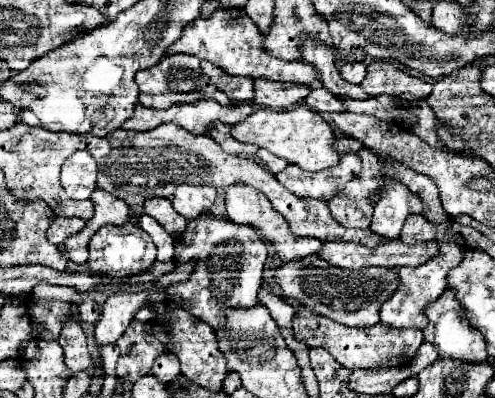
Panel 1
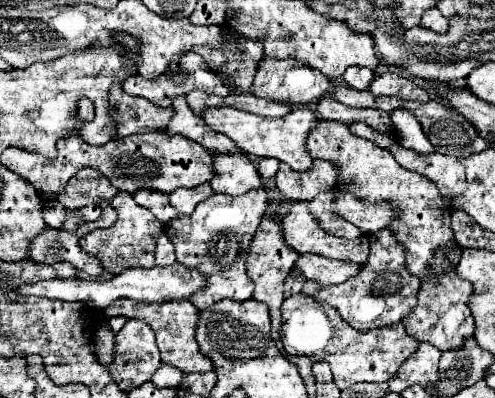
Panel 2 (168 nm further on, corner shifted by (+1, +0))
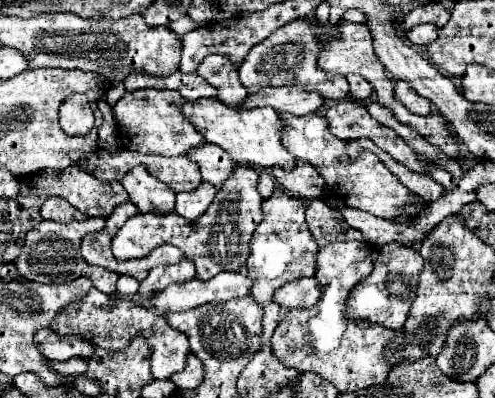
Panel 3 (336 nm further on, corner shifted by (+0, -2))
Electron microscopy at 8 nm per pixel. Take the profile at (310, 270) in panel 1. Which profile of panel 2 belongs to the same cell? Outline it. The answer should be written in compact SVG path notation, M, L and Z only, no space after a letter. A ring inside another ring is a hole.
M381 228L379 232L371 234L371 254L367 264L361 268L357 276L335 286L323 286L319 282L305 280L301 294L311 296L319 304L333 306L341 314L341 318L349 322L349 326L365 332L395 324L401 318L405 318L417 306L419 288L421 288L419 278L407 274L405 250L401 242L395 240L395 234L391 230Z

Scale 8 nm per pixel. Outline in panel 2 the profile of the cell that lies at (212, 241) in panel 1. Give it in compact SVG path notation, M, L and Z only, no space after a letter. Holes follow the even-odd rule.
M259 190L259 192L247 192L239 198L227 198L225 194L213 194L211 198L207 198L207 202L201 202L193 214L189 216L177 216L175 222L169 222L165 232L171 238L173 246L175 246L175 254L177 254L177 262L181 262L187 268L195 268L203 274L205 278L205 286L201 290L197 290L189 302L197 308L197 310L207 310L211 308L215 302L223 300L223 298L231 298L231 300L239 300L245 302L251 298L253 294L253 280L247 278L245 272L245 260L247 260L247 250L249 244L261 224L261 218L267 210L267 192Z

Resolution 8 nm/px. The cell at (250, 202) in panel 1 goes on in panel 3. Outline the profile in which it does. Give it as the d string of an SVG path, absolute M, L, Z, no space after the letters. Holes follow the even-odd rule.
M202 144L192 148L188 152L188 158L198 164L202 182L210 182L216 188L222 188L228 174L234 172L232 158L220 146L214 146L214 144Z

